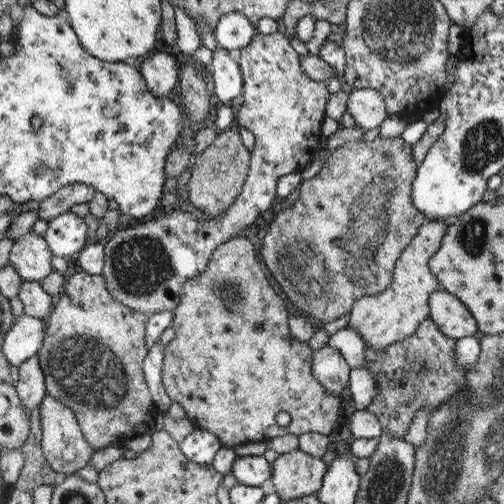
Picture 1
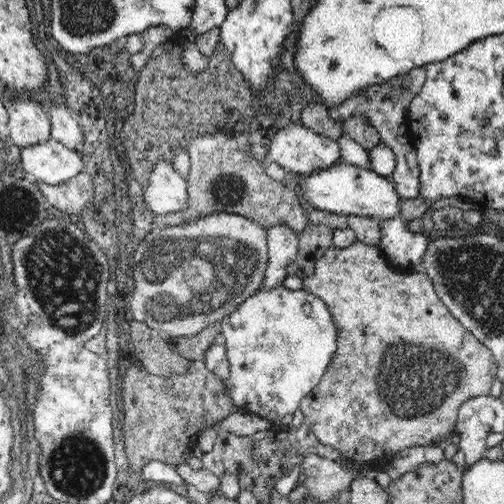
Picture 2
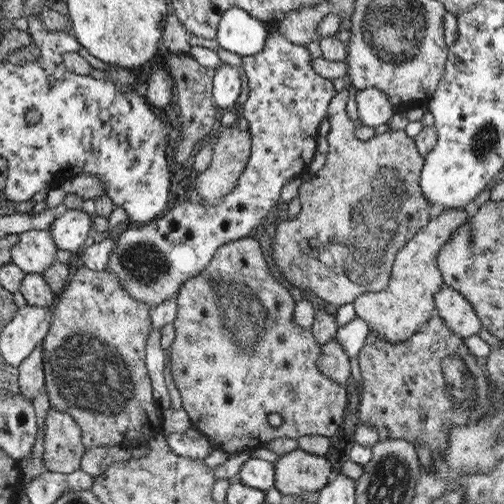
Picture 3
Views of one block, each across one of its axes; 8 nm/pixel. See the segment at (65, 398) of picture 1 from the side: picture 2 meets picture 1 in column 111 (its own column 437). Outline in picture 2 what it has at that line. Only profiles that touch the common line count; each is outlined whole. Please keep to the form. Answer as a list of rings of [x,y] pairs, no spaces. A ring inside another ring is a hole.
[[[356,240],[348,248],[330,246],[324,252],[324,256],[320,260],[316,260],[314,272],[308,278],[302,280],[302,290],[306,290],[308,294],[314,294],[316,298],[320,298],[328,306],[328,312],[332,314],[332,324],[336,326],[336,354],[334,354],[332,362],[328,364],[328,370],[326,370],[324,378],[318,382],[318,386],[312,392],[308,392],[308,398],[304,398],[304,402],[300,404],[298,414],[304,420],[302,424],[318,438],[318,442],[324,444],[326,448],[334,448],[340,454],[340,458],[348,458],[348,460],[356,460],[356,462],[378,462],[378,460],[384,460],[384,458],[390,460],[392,456],[396,456],[398,452],[408,450],[408,448],[436,446],[438,442],[450,440],[452,434],[456,434],[458,410],[460,410],[460,406],[464,406],[464,402],[468,402],[468,398],[480,398],[480,396],[490,394],[492,382],[498,376],[494,354],[490,352],[488,346],[484,346],[478,338],[474,338],[452,316],[452,312],[444,306],[444,302],[440,302],[440,294],[436,294],[436,290],[432,286],[432,280],[422,270],[394,268],[390,264],[390,260],[384,258],[384,254],[378,246],[370,246],[370,244],[364,244],[364,242]]]

